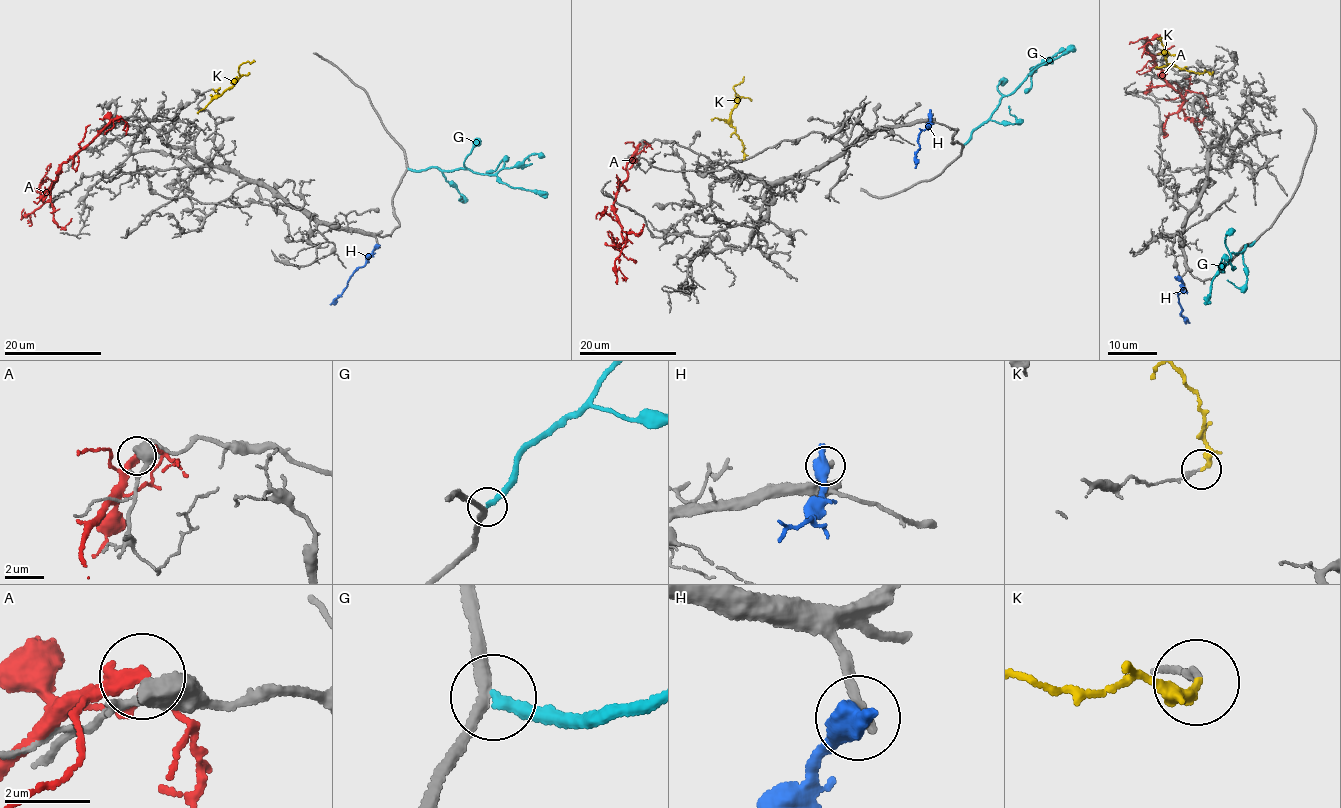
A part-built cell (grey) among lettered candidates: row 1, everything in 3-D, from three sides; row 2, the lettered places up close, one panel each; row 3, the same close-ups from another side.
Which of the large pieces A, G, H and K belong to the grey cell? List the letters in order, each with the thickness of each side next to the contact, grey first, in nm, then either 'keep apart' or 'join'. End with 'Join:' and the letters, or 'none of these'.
A: 480 nm thick on the grey side, 360 nm on the other; keep apart
G: 260 nm thick on the grey side, 280 nm on the other; keep apart
H: 240 nm thick on the grey side, 700 nm on the other; keep apart
K: 140 nm thick on the grey side, 280 nm on the other; join
Join: K

